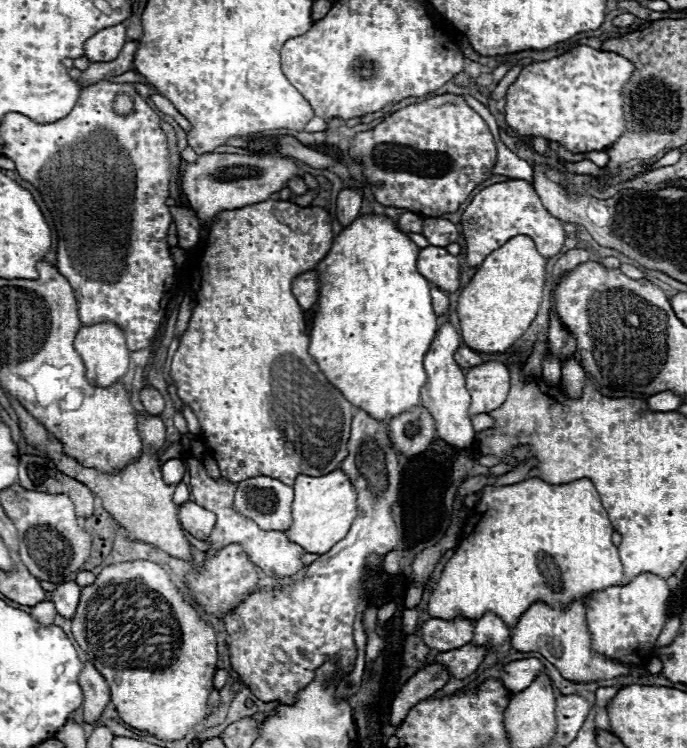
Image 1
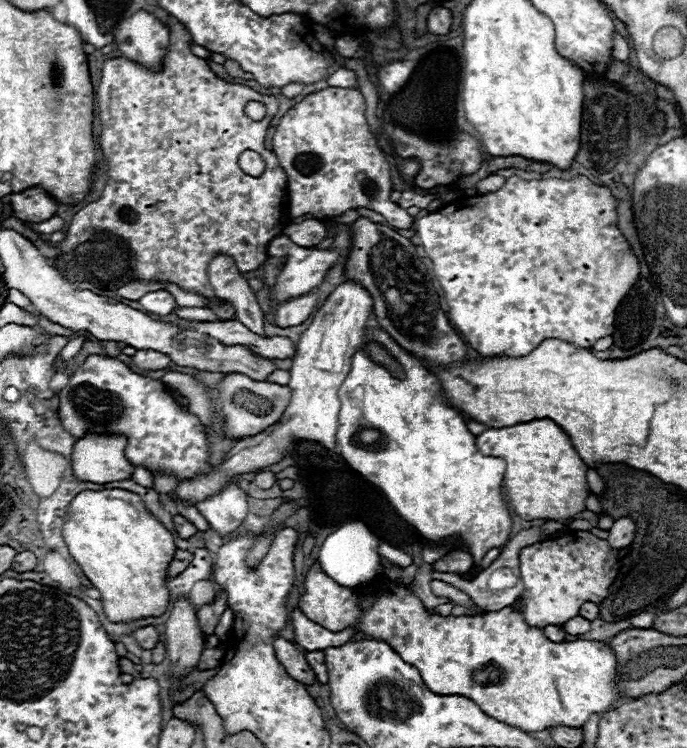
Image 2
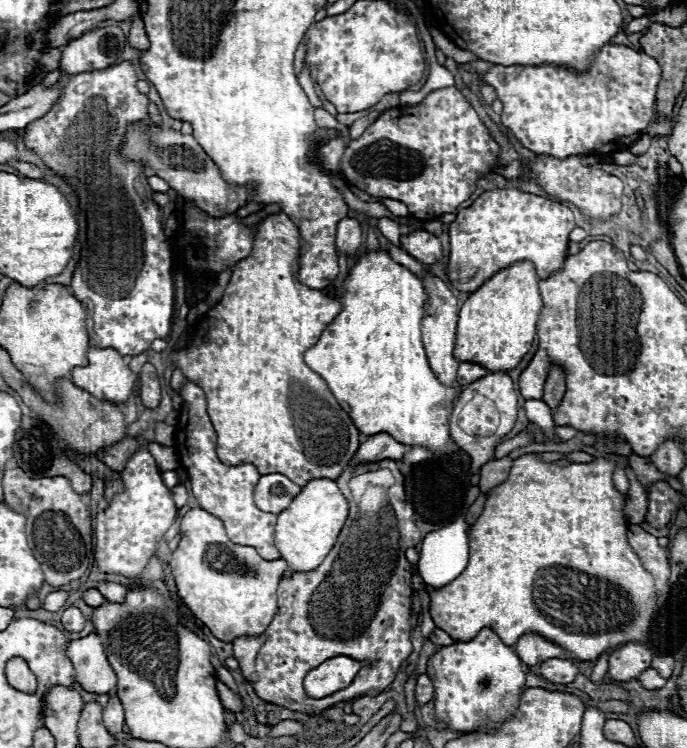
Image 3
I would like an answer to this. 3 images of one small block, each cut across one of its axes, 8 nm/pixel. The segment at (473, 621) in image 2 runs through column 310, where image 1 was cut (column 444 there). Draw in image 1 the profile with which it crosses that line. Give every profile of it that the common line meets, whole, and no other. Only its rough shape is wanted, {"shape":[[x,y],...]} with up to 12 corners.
{"shape":[[588,478],[486,486],[428,612],[514,628],[624,570]]}

